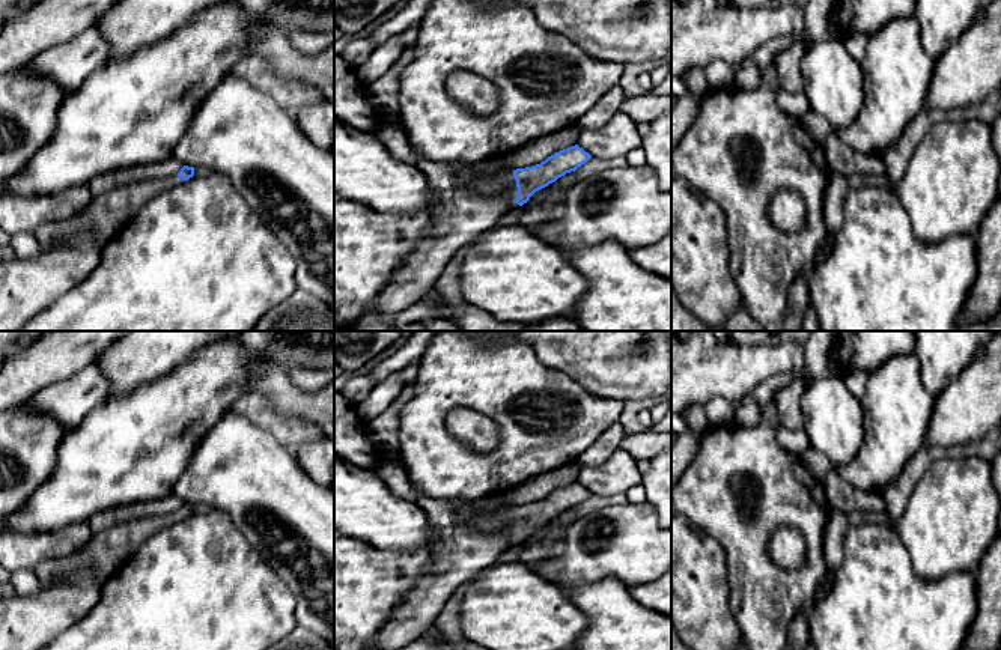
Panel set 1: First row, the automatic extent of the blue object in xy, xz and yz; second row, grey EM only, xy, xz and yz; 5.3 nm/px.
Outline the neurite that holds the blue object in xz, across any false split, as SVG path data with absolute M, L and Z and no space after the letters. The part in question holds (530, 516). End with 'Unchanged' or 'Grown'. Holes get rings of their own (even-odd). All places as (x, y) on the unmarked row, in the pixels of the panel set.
M578 481L555 489L540 501L516 506L510 510L473 518L470 528L482 533L504 531L507 536L507 548L518 546L530 537L530 534L555 519L566 510L575 509L586 501L592 492Z. Grown

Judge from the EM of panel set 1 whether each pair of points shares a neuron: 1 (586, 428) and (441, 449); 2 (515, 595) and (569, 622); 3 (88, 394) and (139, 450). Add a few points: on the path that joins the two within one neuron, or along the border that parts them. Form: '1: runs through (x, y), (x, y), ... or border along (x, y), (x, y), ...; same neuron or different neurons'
1: runs through (550, 437), (536, 437), (511, 462), (477, 462); same neuron
2: runs through (529, 608), (542, 622), (556, 622); same neuron
3: border along (109, 399), (98, 403), (71, 429); different neurons

